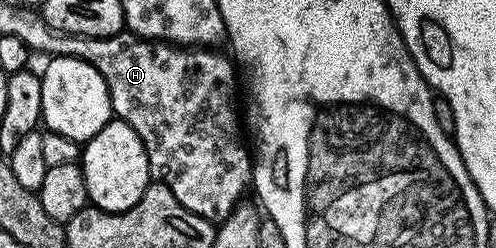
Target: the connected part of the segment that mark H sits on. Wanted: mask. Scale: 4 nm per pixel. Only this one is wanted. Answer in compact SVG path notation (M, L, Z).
M134 35L82 37L82 57L100 72L108 84L113 114L128 124L138 139L142 139L151 180L170 187L170 191L174 191L174 199L178 199L182 207L211 222L228 217L236 208L244 188L249 188L254 164L249 146L247 149L240 138L240 121L232 102L234 94L224 91L228 87L238 87L238 77L232 74L233 62L214 53L181 51L168 43L156 43L154 51L150 51L150 43L144 39L134 43Z

